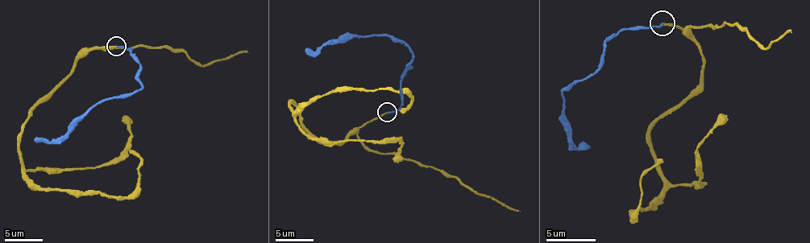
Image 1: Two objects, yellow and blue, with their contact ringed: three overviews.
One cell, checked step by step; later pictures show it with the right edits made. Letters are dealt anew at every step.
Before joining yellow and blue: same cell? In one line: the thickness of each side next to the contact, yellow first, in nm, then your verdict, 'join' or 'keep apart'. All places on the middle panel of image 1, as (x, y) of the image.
calibres 190 and 180 nm; join

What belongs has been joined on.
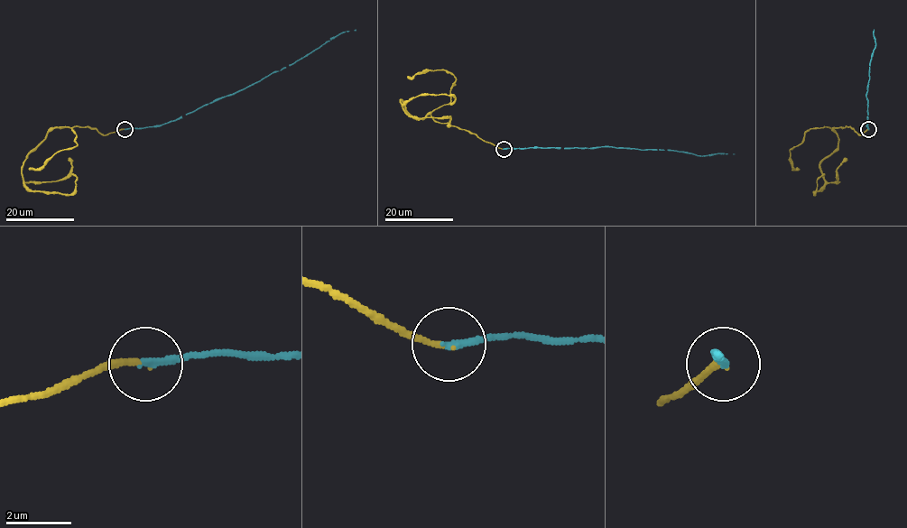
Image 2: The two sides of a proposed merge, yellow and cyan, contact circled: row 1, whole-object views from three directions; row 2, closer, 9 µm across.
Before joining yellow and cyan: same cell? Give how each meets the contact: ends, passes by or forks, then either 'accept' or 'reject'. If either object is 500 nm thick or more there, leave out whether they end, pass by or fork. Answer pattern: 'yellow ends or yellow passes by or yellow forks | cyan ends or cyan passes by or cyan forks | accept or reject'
yellow ends | cyan ends | accept

